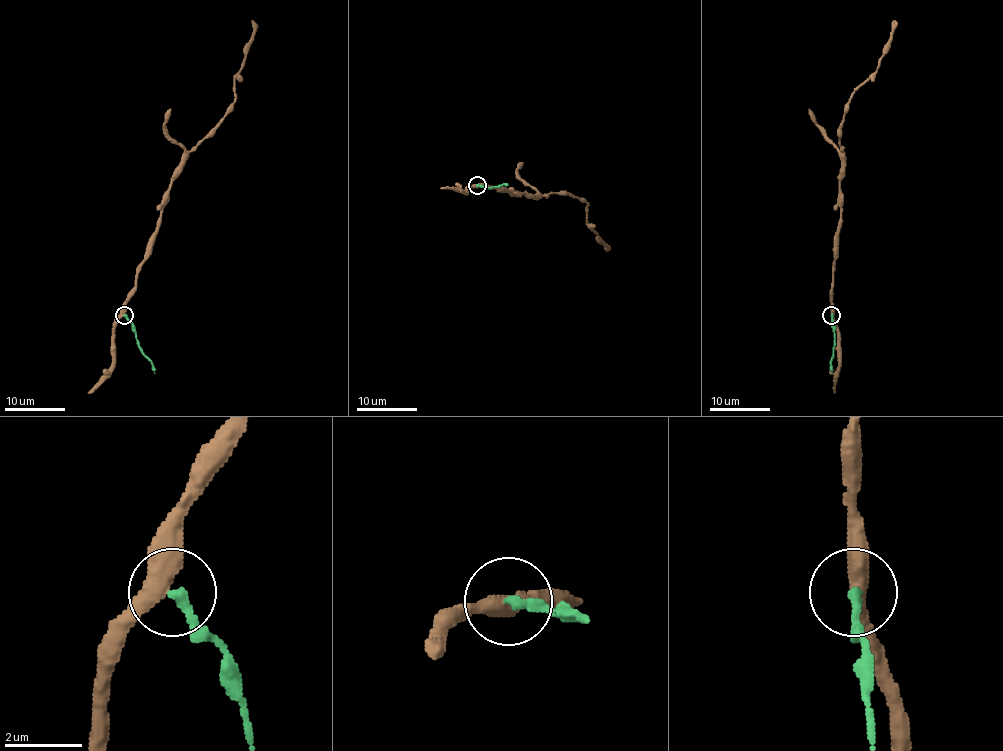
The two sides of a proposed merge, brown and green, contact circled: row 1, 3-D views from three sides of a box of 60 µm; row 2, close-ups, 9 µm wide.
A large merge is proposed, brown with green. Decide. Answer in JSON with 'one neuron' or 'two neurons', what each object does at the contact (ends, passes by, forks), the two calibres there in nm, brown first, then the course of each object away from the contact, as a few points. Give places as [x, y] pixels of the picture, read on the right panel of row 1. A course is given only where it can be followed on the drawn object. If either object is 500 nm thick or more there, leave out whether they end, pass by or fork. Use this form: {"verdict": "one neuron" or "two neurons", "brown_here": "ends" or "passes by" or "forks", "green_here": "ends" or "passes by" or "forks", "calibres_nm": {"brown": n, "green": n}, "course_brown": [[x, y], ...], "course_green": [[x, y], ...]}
{"verdict": "two neurons", "brown_here": "passes by", "green_here": "ends", "calibres_nm": {"brown": 440, "green": 260}, "course_brown": [[831, 314], [834, 246], [840, 226], [842, 146], [839, 127], [851, 95], [876, 69], [896, 21]], "course_green": [[831, 315], [834, 348], [831, 373]]}

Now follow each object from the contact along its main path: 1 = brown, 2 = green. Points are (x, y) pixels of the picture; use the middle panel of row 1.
1: (476, 185), (510, 194), (567, 192), (582, 198), (586, 203), (586, 224), (606, 245), (605, 250)
2: (476, 185), (491, 188), (507, 185)

